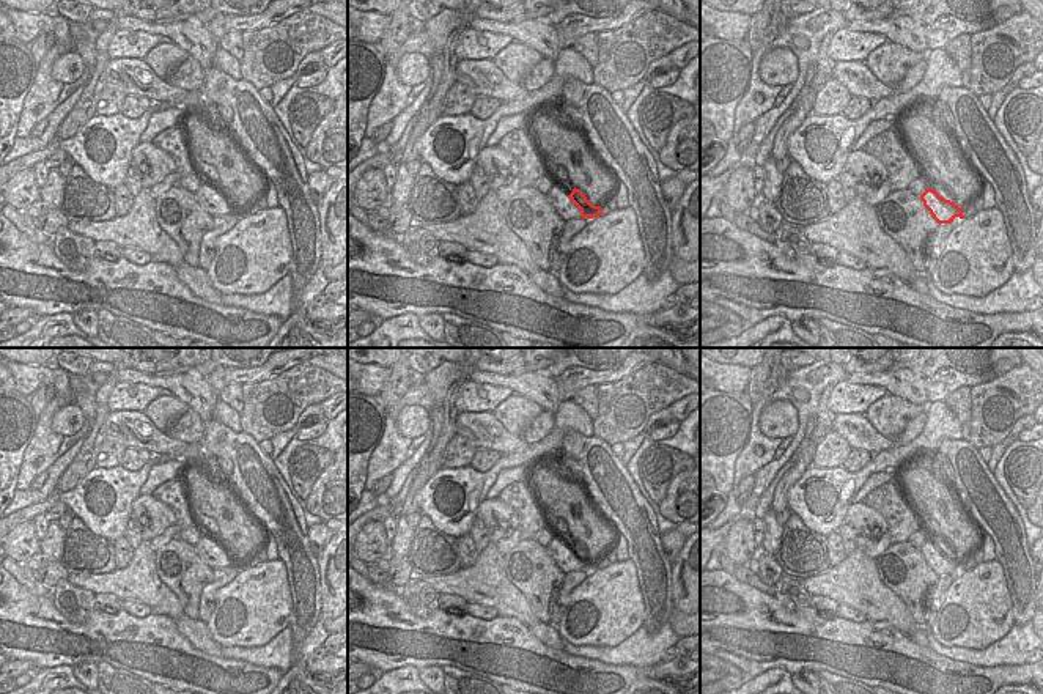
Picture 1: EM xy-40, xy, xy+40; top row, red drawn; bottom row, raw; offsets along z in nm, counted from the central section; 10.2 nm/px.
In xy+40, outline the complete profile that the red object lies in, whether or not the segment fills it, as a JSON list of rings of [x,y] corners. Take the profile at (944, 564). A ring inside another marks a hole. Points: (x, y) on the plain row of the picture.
[[[925,541],[920,552],[939,578],[950,576],[955,570],[964,571],[963,560],[958,560],[953,554],[942,551],[933,541]]]

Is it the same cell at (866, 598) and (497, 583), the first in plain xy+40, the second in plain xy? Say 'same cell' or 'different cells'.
same cell

